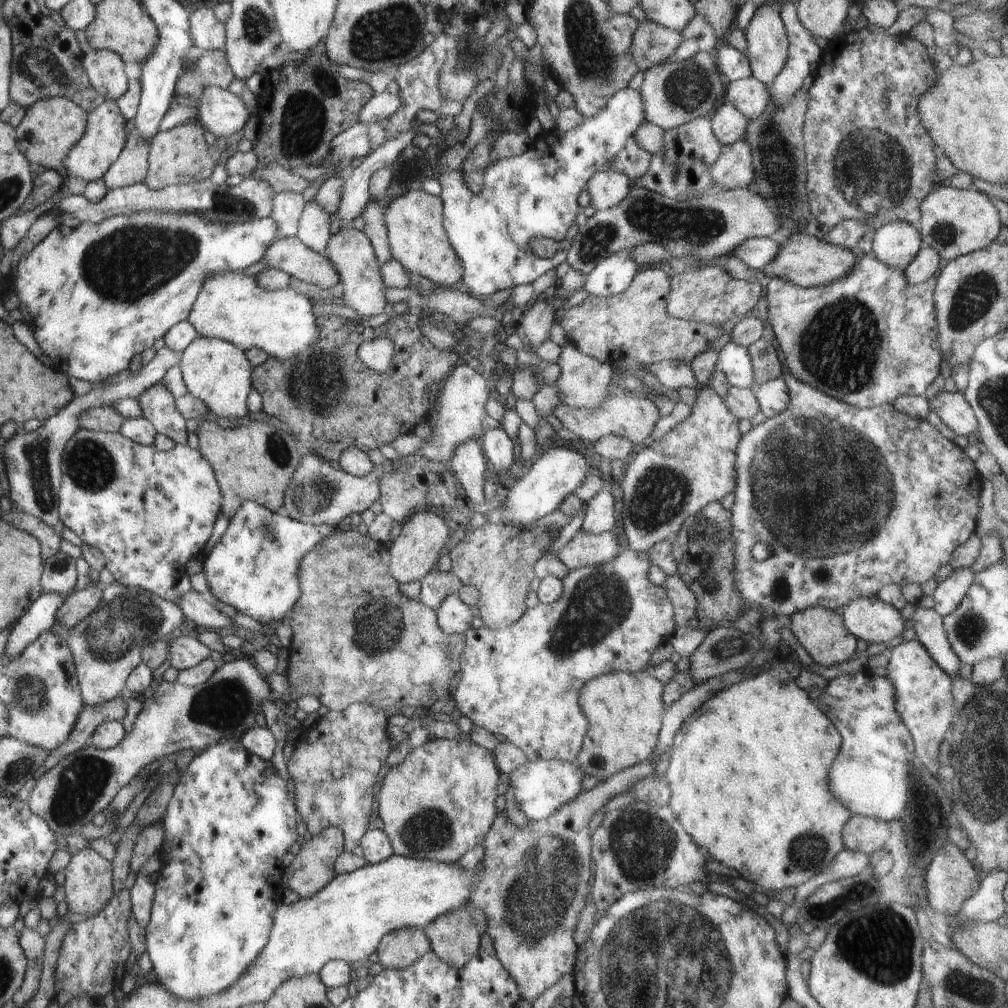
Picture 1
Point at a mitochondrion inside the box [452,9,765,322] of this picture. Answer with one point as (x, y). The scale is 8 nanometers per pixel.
(674, 223)

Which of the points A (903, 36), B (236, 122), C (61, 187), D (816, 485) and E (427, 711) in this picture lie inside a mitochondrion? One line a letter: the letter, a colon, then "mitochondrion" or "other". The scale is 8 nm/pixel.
A: other
B: other
C: other
D: mitochondrion
E: other

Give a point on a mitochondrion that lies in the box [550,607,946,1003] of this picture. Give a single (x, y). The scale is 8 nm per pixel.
(879, 943)

